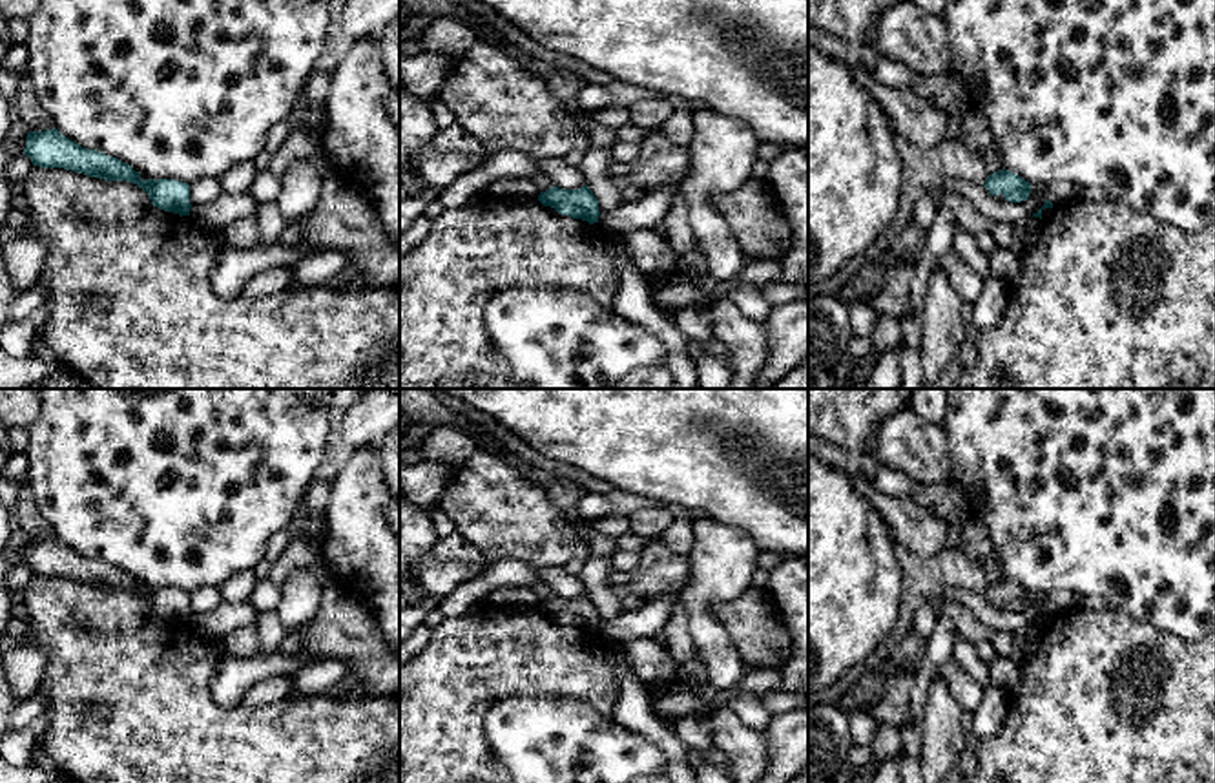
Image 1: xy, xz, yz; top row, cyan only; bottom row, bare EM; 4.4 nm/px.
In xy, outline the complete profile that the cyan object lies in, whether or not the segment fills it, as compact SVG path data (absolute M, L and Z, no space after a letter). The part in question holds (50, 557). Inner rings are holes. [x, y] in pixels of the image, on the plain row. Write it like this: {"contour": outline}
{"contour": "M57 537L44 540L27 540L24 564L33 575L64 577L104 590L126 590L142 597L151 613L182 624L190 624L190 593L173 588L140 588L130 573L97 559L82 557L69 549Z"}

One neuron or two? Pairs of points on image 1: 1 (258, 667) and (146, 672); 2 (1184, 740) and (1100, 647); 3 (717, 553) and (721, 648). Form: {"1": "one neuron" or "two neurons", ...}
{"1": "two neurons", "2": "one neuron", "3": "one neuron"}

